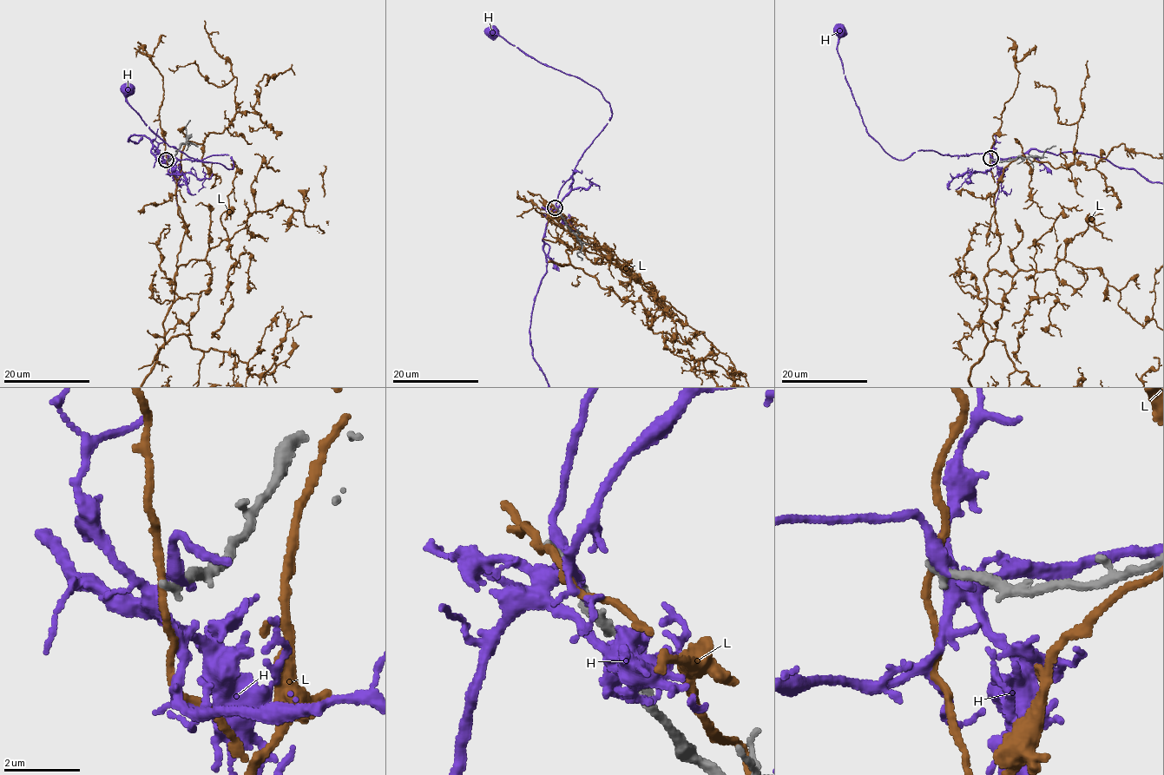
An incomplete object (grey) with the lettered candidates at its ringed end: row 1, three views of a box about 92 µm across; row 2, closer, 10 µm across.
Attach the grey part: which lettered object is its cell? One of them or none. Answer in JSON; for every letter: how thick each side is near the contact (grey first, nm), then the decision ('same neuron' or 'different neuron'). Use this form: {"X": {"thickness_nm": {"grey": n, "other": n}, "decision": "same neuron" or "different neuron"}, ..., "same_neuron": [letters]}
{"H": {"thickness_nm": {"grey": 320, "other": 280}, "decision": "different neuron"}, "L": {"thickness_nm": {"grey": 240, "other": 170}, "decision": "different neuron"}, "same_neuron": []}

